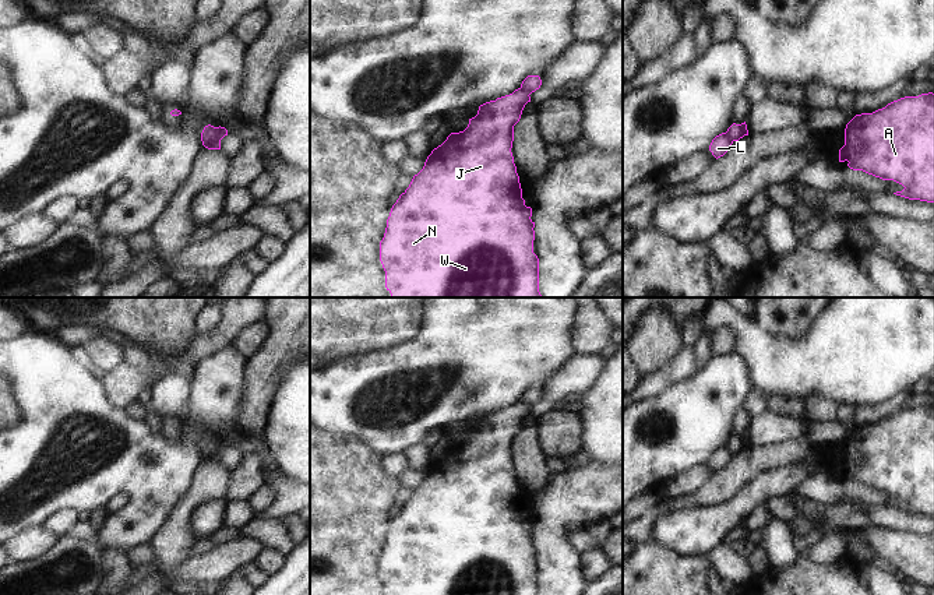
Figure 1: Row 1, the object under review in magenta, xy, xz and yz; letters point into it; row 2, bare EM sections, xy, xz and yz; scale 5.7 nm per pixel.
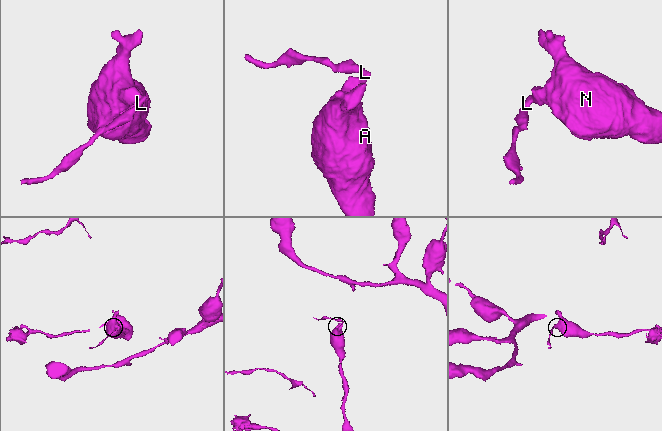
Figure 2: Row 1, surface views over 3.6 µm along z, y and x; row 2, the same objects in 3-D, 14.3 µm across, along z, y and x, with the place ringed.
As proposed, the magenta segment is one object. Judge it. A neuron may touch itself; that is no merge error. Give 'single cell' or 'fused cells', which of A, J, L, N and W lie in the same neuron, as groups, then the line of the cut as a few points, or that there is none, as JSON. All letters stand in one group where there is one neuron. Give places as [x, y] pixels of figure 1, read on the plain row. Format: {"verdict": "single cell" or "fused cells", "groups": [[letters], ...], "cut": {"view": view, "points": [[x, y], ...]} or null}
{"verdict": "fused cells", "groups": [["A", "J", "N", "W"], ["L"]], "cut": {"view": "xy", "points": [[218, 440], [218, 446], [204, 458]]}}

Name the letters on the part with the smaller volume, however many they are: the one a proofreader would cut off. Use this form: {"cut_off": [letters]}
{"cut_off": ["L"]}

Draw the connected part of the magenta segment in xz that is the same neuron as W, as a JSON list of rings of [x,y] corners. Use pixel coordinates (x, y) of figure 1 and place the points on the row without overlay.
[[[518,401],[512,406],[486,415],[479,419],[477,427],[469,432],[464,444],[451,446],[447,453],[427,469],[423,482],[413,489],[409,500],[392,518],[387,541],[380,554],[380,574],[385,584],[385,595],[539,595],[539,571],[533,566],[535,535],[531,532],[532,521],[525,518],[522,501],[514,469],[514,439],[519,434],[525,418],[531,415],[529,406]]]

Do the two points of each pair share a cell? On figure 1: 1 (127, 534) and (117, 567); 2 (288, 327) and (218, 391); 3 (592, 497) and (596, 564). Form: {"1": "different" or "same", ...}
{"1": "different", "2": "different", "3": "different"}

